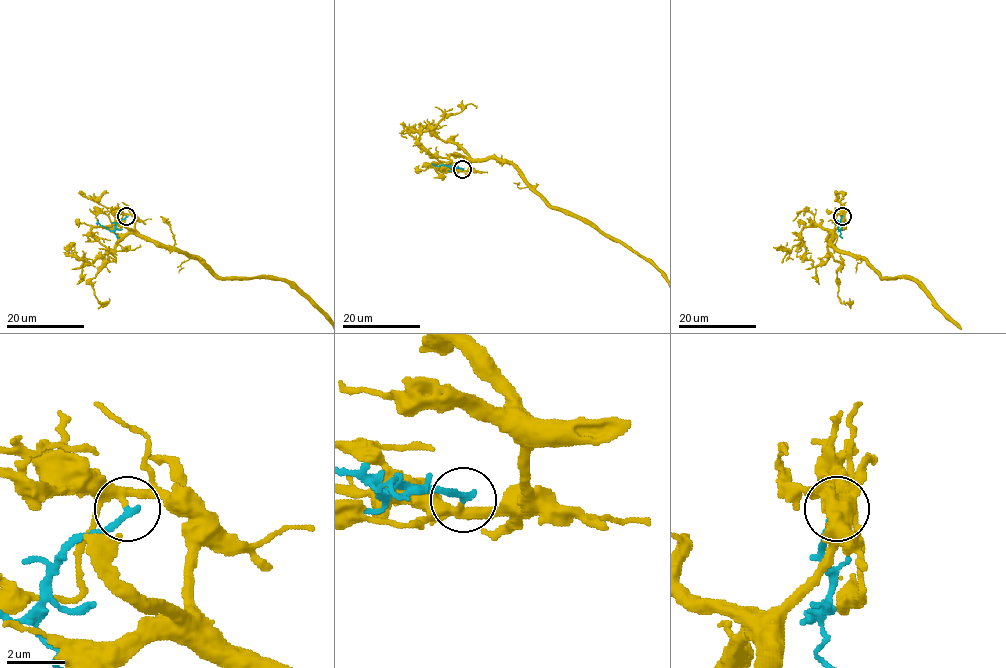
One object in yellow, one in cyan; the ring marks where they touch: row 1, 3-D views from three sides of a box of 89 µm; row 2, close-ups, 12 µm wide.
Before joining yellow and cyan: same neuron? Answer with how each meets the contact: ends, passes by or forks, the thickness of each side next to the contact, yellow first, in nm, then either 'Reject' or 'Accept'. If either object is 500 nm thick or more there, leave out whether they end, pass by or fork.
At the ring yellow passes by. At the ring cyan ends. Thickness 280 nm (yellow) against 240 nm. Reject

